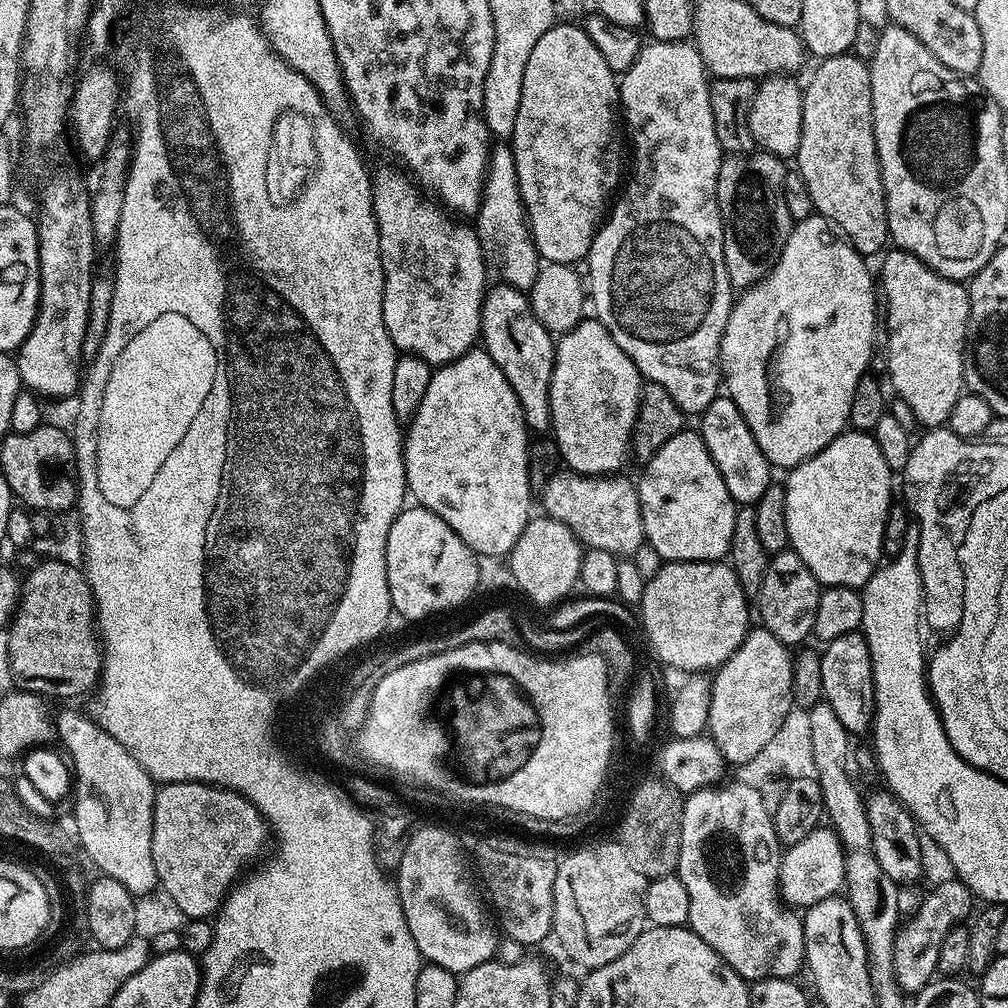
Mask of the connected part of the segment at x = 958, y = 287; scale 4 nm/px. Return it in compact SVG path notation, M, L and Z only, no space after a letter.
M888 250L883 253L882 259L884 259L884 265L880 268L880 276L878 272L878 280L889 302L889 308L886 311L888 325L886 375L892 379L893 393L910 406L917 425L928 430L947 425L950 410L954 410L954 402L958 402L958 398L966 388L964 350L968 338L968 315L970 314L967 287L961 281L951 280L930 270L930 266L926 266L909 252Z

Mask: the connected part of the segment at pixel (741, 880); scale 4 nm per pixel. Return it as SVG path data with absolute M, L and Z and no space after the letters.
M724 782L719 786L705 786L700 788L696 792L687 793L686 799L684 800L684 809L682 810L682 822L680 823L680 829L682 830L682 838L680 839L680 857L678 858L678 866L676 867L676 872L682 884L686 888L686 892L689 894L689 918L687 923L690 925L693 932L697 932L699 936L708 943L711 948L717 952L724 961L726 961L730 967L732 967L738 975L740 975L743 980L749 982L755 982L757 980L767 980L769 976L783 976L785 978L795 977L796 971L803 969L805 967L804 962L804 922L803 919L793 909L789 908L787 904L784 903L780 898L780 858L782 855L782 845L780 839L776 836L776 831L772 825L772 813L768 812L764 801L762 800L762 795L760 795L756 790L751 789L750 786L740 784L737 782Z

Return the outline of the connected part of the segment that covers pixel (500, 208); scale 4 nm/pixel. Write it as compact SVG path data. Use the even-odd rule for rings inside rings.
M497 143L488 157L488 177L484 179L484 197L474 217L474 231L485 249L500 248L499 279L519 292L531 293L542 261L528 230L514 154L507 143Z

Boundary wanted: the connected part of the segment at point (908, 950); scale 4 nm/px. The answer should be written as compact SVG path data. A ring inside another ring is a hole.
M963 879L944 880L932 893L929 891L925 895L924 904L916 911L915 916L907 917L897 927L896 981L901 992L920 992L937 975L936 963L938 950L942 950L942 938L946 938L952 928L963 925L973 915L972 903L973 894Z

